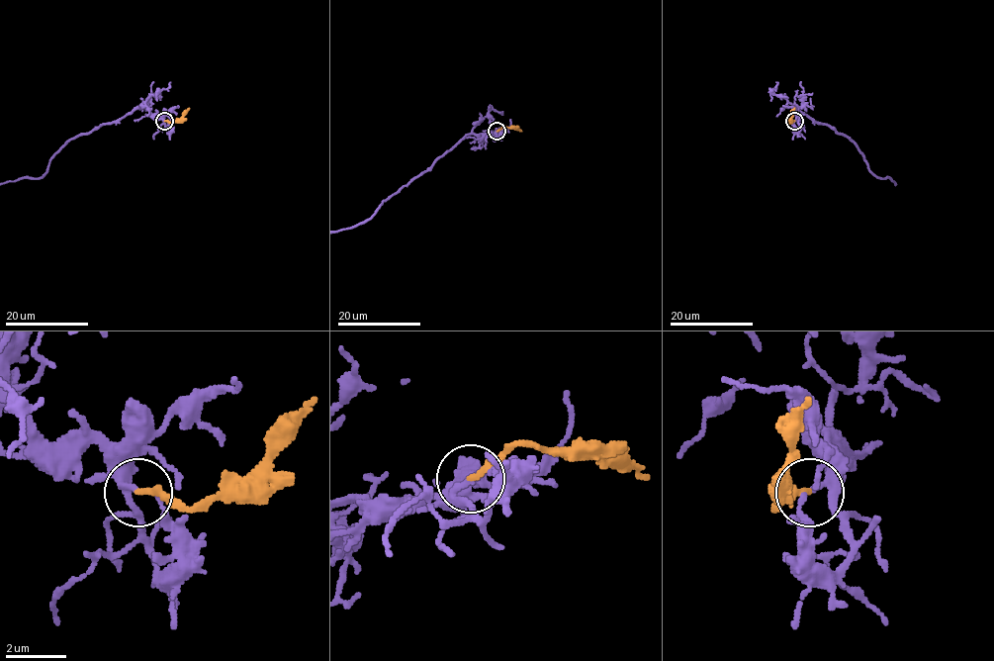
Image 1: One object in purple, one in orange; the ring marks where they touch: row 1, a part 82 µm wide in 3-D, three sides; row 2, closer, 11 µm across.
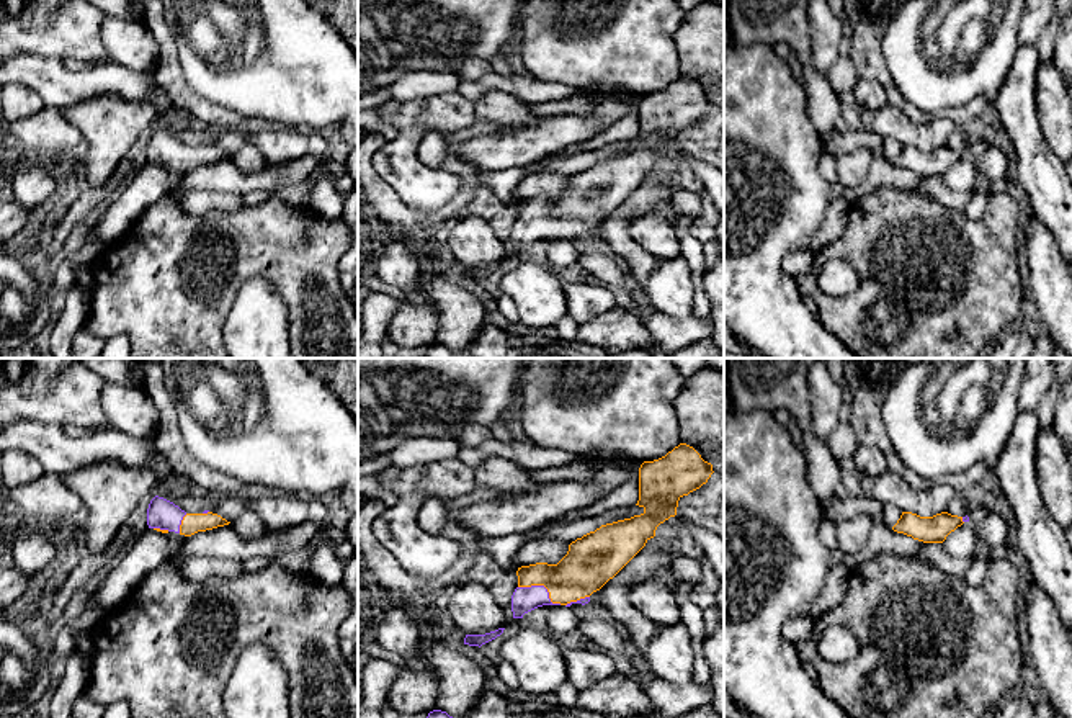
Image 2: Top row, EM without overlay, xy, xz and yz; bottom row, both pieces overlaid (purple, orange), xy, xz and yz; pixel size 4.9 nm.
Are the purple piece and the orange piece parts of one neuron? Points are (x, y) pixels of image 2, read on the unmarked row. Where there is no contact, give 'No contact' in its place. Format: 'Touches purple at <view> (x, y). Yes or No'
Touches purple at xz (543, 219). Yes

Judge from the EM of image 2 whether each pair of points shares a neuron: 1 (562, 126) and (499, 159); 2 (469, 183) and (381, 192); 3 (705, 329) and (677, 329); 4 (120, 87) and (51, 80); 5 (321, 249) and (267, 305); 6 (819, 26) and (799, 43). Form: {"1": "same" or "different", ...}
{"1": "same", "2": "same", "3": "same", "4": "same", "5": "different", "6": "different"}

